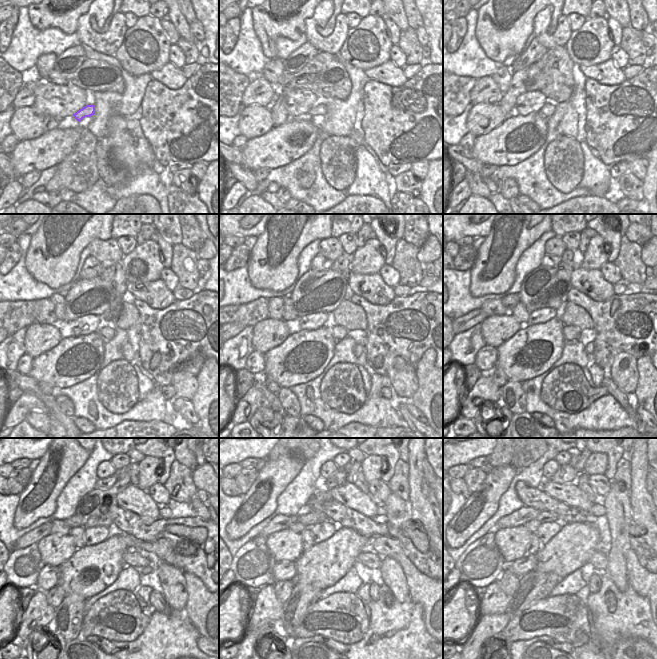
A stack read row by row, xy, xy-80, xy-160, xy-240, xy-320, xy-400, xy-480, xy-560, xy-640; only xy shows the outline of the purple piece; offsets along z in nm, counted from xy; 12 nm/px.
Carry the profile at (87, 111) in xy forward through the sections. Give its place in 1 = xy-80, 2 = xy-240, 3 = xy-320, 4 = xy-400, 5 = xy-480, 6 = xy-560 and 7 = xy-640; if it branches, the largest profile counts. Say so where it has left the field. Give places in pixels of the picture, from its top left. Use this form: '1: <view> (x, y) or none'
1: xy-80 (320, 110)
2: xy-240 (108, 332)
3: xy-320 (338, 332)
4: xy-400 (571, 333)
5: xy-480 (131, 557)
6: xy-560 (372, 560)
7: xy-640 (599, 560)

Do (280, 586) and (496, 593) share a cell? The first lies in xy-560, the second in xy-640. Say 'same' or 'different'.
different

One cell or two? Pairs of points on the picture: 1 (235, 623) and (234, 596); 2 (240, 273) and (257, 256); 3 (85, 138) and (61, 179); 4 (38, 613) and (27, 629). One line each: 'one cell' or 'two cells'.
1: one cell
2: two cells
3: one cell
4: one cell

